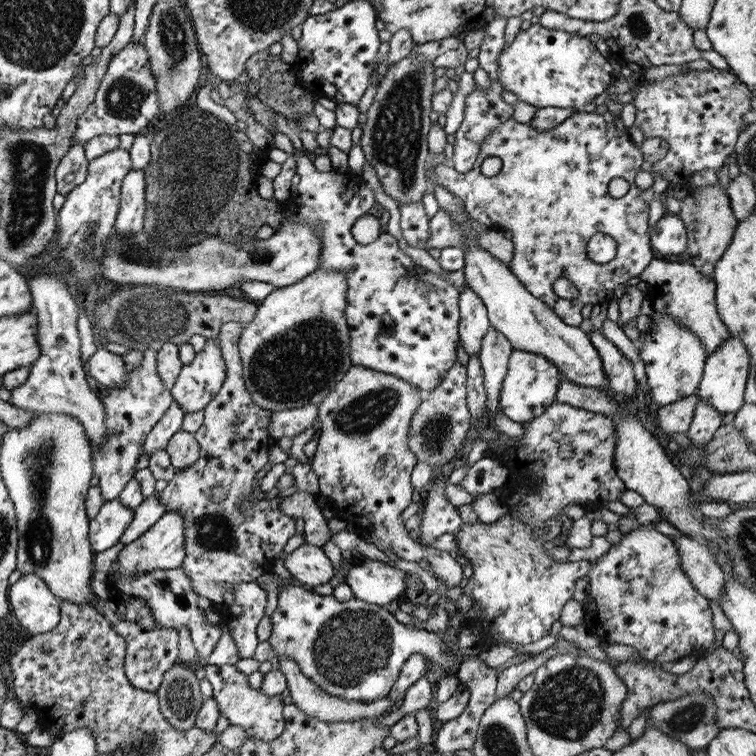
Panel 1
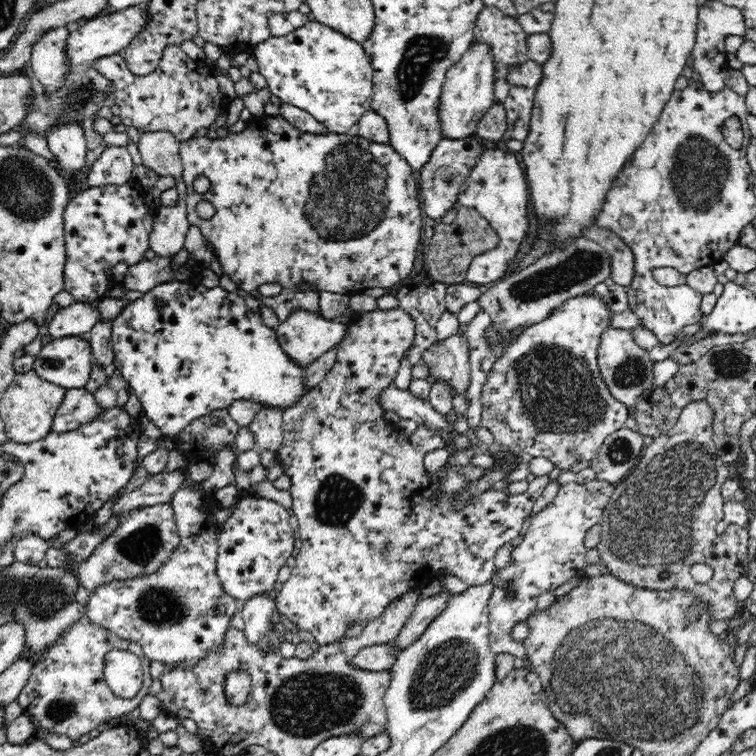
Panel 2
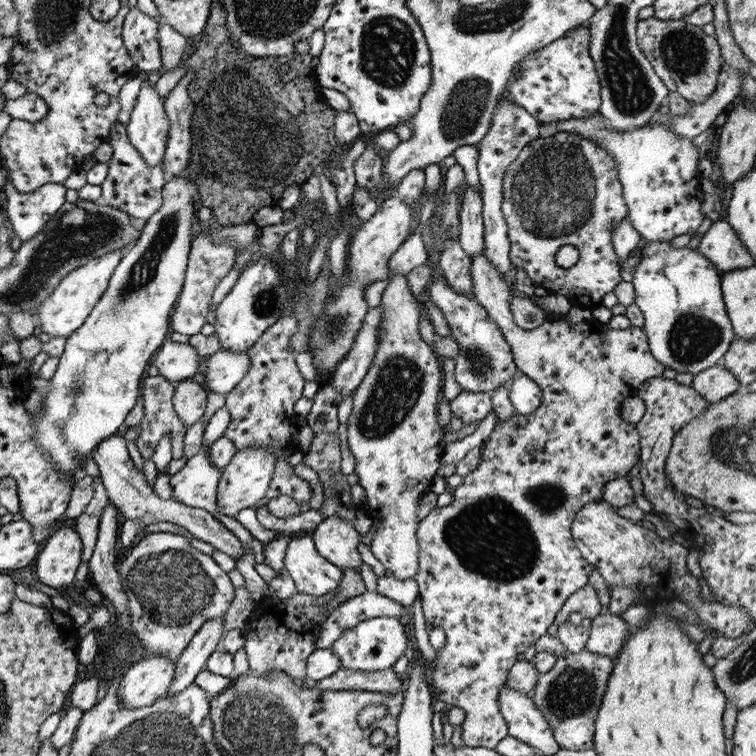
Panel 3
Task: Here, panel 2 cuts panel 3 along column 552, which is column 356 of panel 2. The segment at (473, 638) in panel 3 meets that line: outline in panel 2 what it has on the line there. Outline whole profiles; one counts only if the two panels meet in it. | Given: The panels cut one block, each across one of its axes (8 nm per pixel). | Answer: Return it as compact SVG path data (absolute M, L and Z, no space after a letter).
M403 309L397 310L374 310L373 312L359 313L352 318L348 325L348 334L337 348L336 361L328 375L316 388L312 388L302 399L296 401L296 404L290 406L283 412L283 438L282 444L278 450L274 451L274 463L278 463L282 468L282 474L290 479L290 488L293 505L291 514L294 517L297 537L302 540L300 553L296 556L296 563L291 567L289 579L280 583L278 587L278 596L274 599L276 607L281 614L286 614L292 622L296 622L302 630L308 630L319 645L330 644L340 640L346 632L346 622L362 622L362 620L374 620L378 618L384 609L392 600L404 595L407 591L419 591L425 584L432 579L439 579L444 574L456 574L462 578L468 586L479 586L488 582L495 574L495 556L499 550L510 543L516 536L523 534L521 532L524 521L532 514L532 508L536 500L544 492L544 488L551 481L548 475L536 477L529 484L527 492L518 495L508 495L504 491L492 490L491 488L479 495L476 495L461 511L454 511L450 507L452 502L452 493L443 493L438 489L442 473L428 473L424 469L424 456L426 452L433 449L446 448L445 440L442 439L442 433L438 430L429 429L426 426L419 425L411 436L399 432L395 425L386 422L384 419L385 410L382 408L379 400L382 394L394 385L400 365L405 355L409 353L410 348L414 347L416 336L416 321L410 317Z

